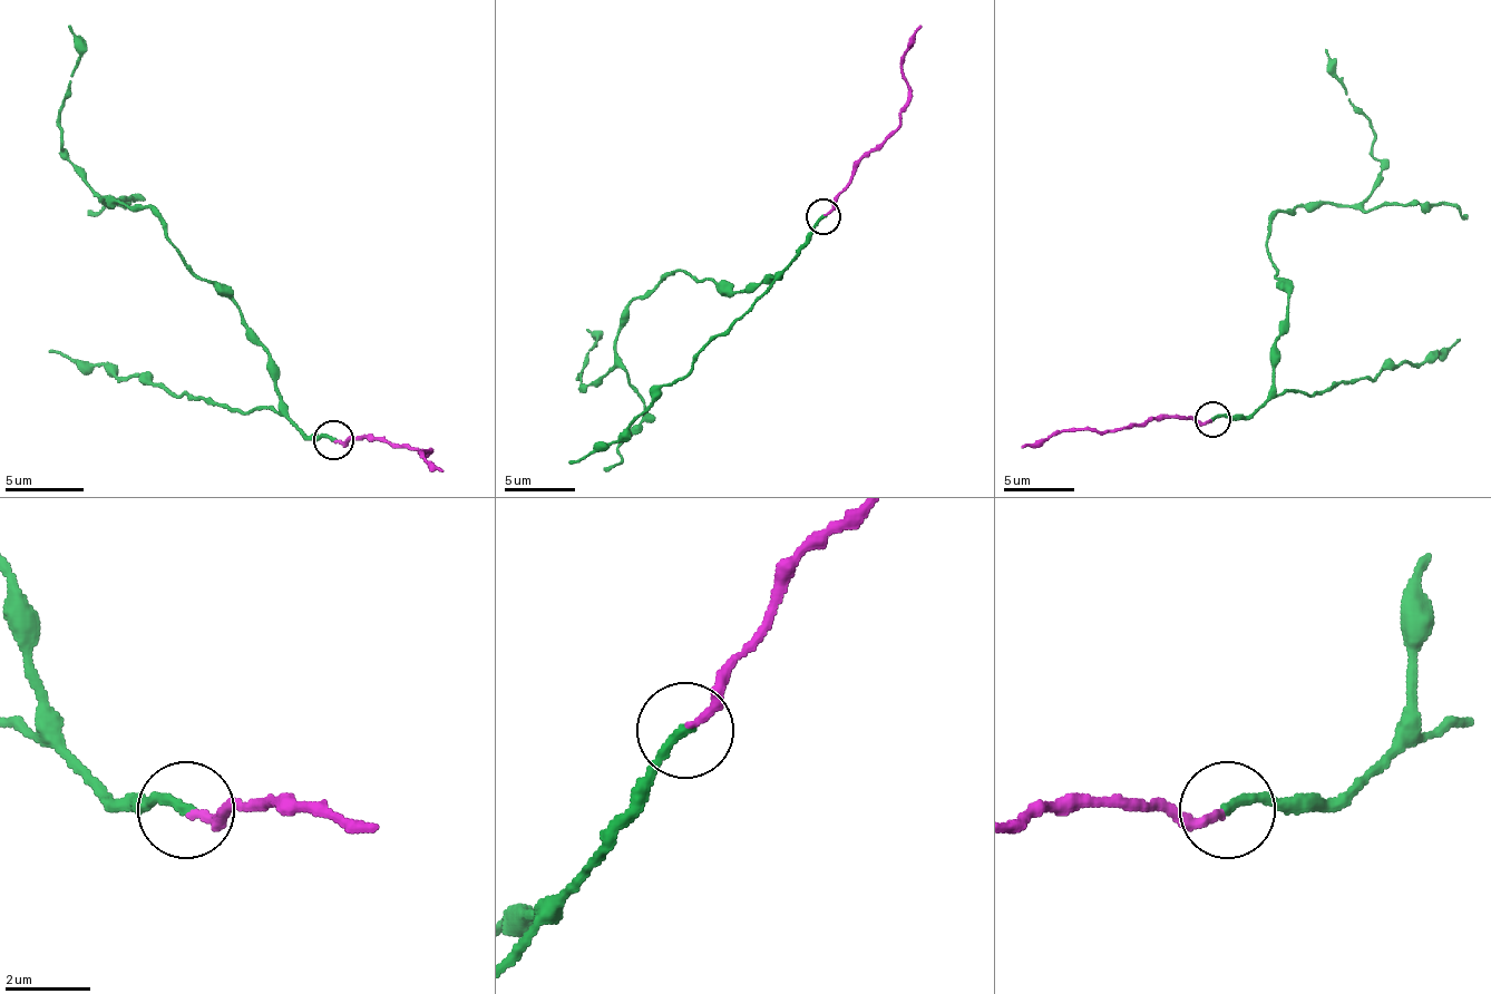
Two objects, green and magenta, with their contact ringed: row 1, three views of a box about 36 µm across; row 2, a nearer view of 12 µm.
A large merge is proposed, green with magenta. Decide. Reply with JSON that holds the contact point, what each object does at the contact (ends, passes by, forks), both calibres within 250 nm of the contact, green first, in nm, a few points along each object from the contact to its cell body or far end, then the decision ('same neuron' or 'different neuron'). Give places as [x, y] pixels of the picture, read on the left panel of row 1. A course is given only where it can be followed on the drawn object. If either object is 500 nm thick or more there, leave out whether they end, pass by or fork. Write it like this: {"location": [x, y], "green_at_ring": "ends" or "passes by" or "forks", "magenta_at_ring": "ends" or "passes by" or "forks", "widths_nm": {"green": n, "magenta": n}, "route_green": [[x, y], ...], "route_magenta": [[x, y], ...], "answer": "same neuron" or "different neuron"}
{"location": [333, 439], "green_at_ring": "ends", "magenta_at_ring": "ends", "widths_nm": {"green": 240, "magenta": 200}, "route_green": [[332, 440], [285, 413], [270, 350], [163, 224], [100, 201], [69, 157], [61, 107], [80, 56], [69, 25]], "route_magenta": [[332, 440], [344, 445], [363, 437], [383, 437], [419, 452], [427, 448], [422, 452], [442, 471]], "answer": "same neuron"}

